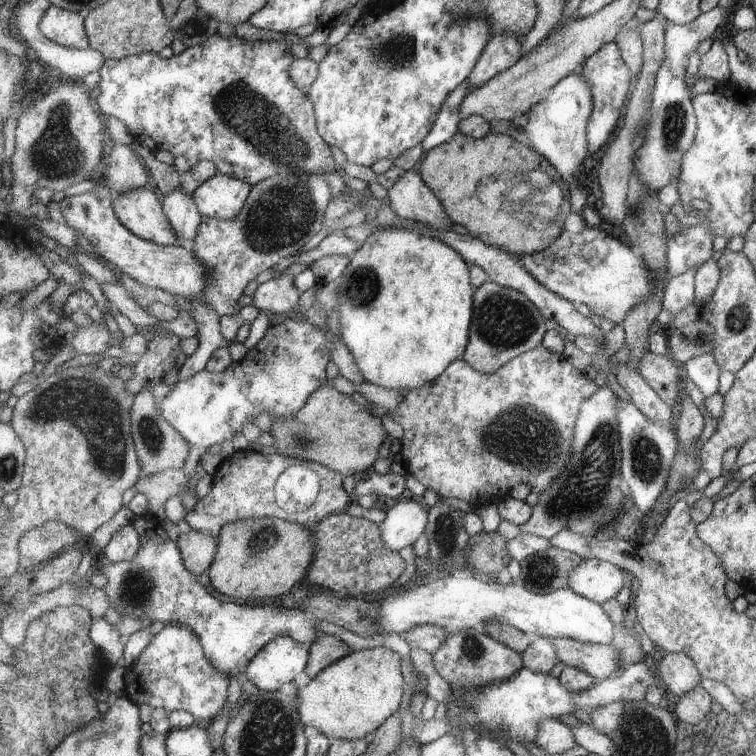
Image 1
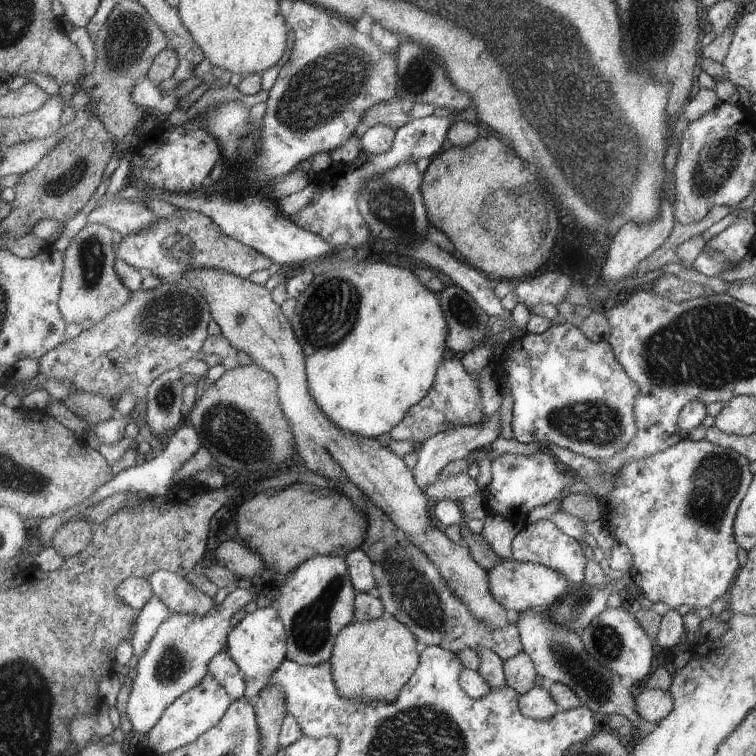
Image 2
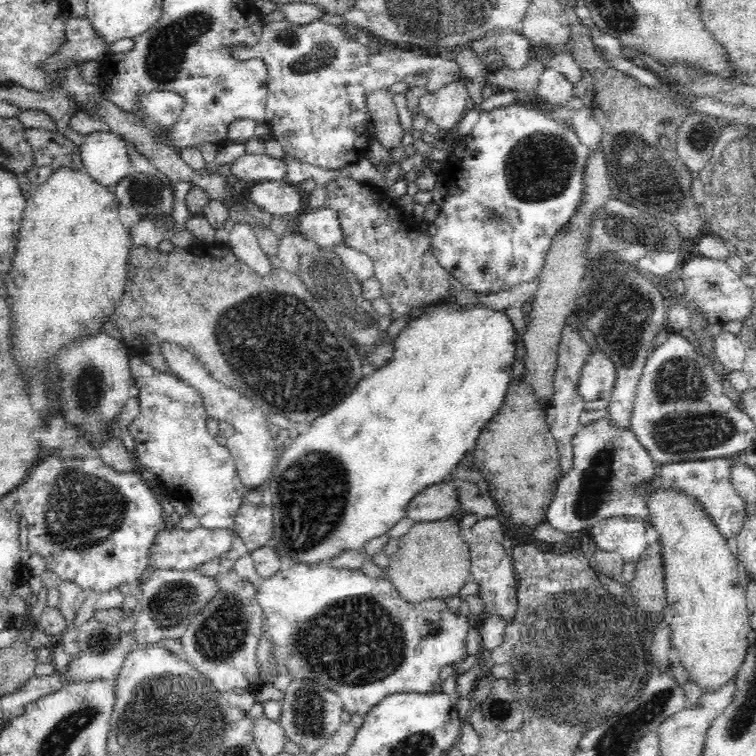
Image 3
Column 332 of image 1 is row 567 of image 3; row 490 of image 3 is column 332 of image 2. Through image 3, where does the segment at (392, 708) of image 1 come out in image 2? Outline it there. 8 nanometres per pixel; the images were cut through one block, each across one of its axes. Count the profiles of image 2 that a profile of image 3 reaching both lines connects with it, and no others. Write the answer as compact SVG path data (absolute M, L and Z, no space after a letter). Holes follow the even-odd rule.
M391 615L369 622L355 620L336 638L330 659L336 688L347 700L366 705L376 701L393 702L416 673L421 650L415 633Z

